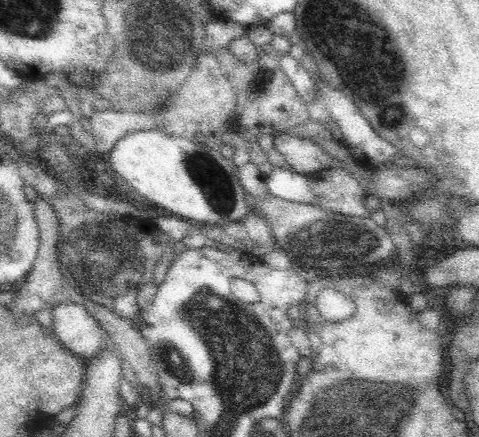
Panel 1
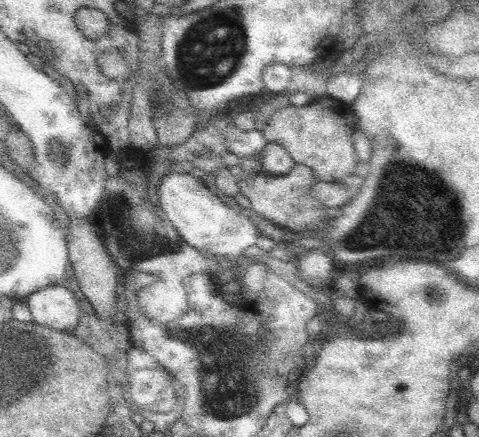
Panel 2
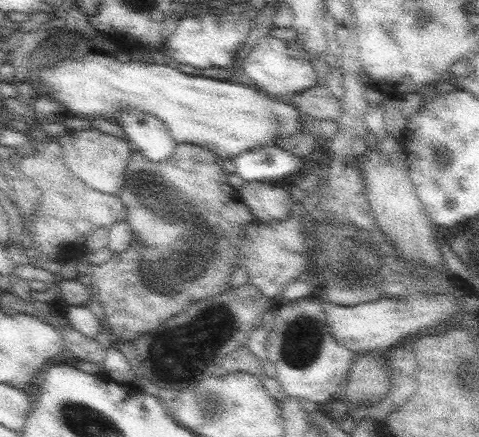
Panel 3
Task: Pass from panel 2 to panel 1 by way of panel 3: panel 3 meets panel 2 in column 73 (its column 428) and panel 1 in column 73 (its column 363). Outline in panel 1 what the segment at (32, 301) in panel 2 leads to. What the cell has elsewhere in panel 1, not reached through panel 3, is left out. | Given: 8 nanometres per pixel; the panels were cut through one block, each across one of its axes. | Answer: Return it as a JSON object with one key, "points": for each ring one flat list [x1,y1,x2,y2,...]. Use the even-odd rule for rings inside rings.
{"points":[[58,302,52,308,54,328,50,328,68,352,80,358,96,358,106,348,108,336,106,330,100,328,100,322,92,318,82,304,74,302]]}

